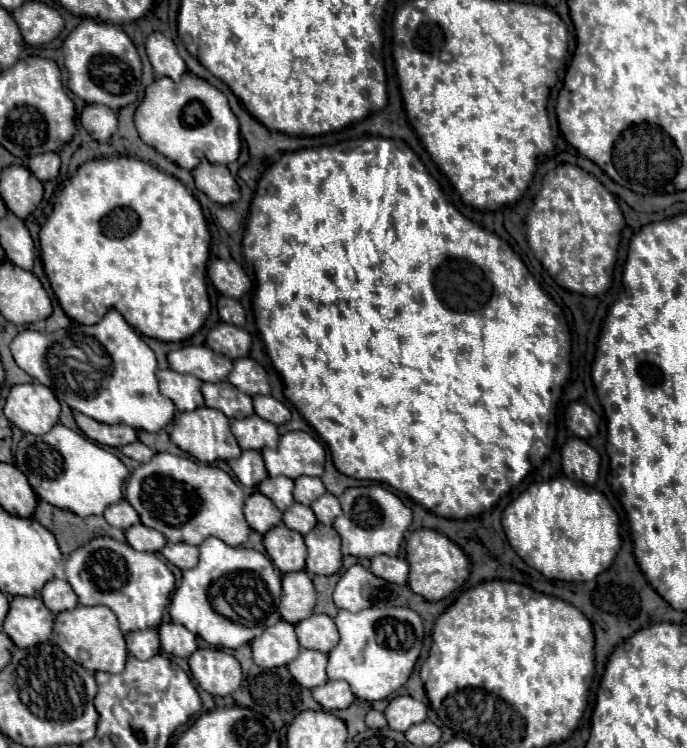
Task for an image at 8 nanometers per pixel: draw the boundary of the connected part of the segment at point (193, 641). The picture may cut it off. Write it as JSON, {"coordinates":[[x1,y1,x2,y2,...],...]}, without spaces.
{"coordinates":[[167,622,159,626,159,638,161,638,161,648,167,654,179,656,179,658,189,658,197,650,197,638,191,634,185,626]]}

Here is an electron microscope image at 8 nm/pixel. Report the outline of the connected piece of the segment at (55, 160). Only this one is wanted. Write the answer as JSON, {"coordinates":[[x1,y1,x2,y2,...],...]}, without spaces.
{"coordinates":[[45,152,45,154,37,154,33,158,29,158,29,170,41,180,55,180,59,176,59,168,61,168,61,160,59,154,55,152]]}

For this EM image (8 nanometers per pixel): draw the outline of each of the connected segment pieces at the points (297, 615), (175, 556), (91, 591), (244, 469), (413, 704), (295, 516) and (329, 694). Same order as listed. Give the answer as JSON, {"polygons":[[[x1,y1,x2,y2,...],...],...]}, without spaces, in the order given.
{"polygons":[[[289,572,283,576,283,594,279,612,285,622,297,624,313,614,315,588,305,572]],[[167,544,161,554,179,570,187,570,193,568,199,560,199,550,197,546,189,546,189,544]],[[101,536,77,548,65,560,65,578,83,606,107,606,119,618,121,632,157,628,175,588,167,564,151,552,137,552,125,542]],[[245,450,245,452,241,452,239,458,233,458,227,464,243,486,255,488,261,484,261,480,265,480,269,476,265,470,265,462,257,450]],[[397,696,389,702,385,710,385,718,389,728,397,732,407,732,413,724,421,724,427,720,427,706,411,696]],[[295,502,291,508,287,508,283,512,283,524,305,536,307,532,311,532,315,528,317,518,315,518,315,514,313,514,313,510,309,506,303,506,303,504]],[[329,680,327,684,319,686,313,690,313,698,325,708,325,710,345,710,353,704,355,696,349,688,347,682,339,680,339,682,333,682]]]}

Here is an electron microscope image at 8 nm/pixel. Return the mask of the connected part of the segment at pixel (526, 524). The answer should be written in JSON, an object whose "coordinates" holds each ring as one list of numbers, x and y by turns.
{"coordinates":[[563,476,531,484,503,512,503,528,513,550,531,568,553,580,593,580,611,566,621,546,619,518,607,498]]}

